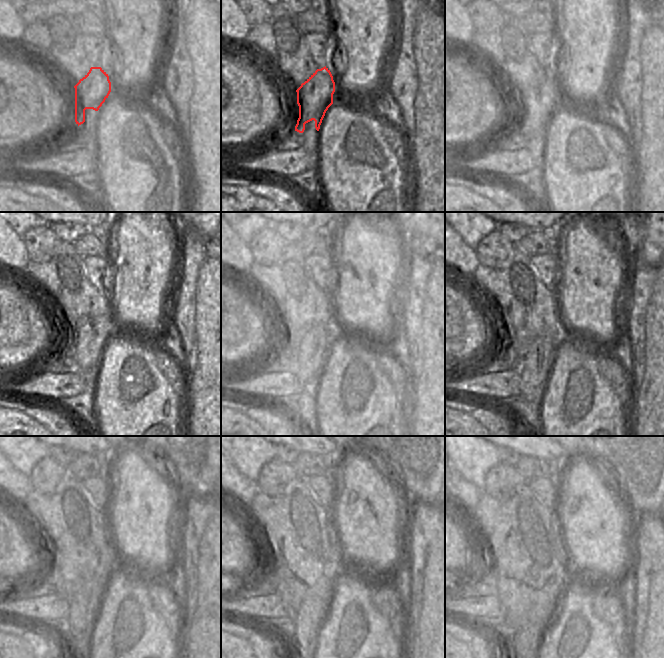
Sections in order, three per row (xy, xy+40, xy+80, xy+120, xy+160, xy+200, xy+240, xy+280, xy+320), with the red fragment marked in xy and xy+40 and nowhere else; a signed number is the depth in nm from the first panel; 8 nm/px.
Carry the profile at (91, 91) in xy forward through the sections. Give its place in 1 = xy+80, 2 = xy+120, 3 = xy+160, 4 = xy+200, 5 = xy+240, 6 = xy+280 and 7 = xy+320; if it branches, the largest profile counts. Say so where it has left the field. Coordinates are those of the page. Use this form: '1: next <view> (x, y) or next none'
1: next xy+80 (539, 104)
2: next xy+120 (92, 332)
3: next xy+160 (314, 345)
4: next xy+200 (535, 367)
5: next xy+240 (84, 607)
6: next xy+280 (307, 615)
7: next xy+320 (526, 639)

